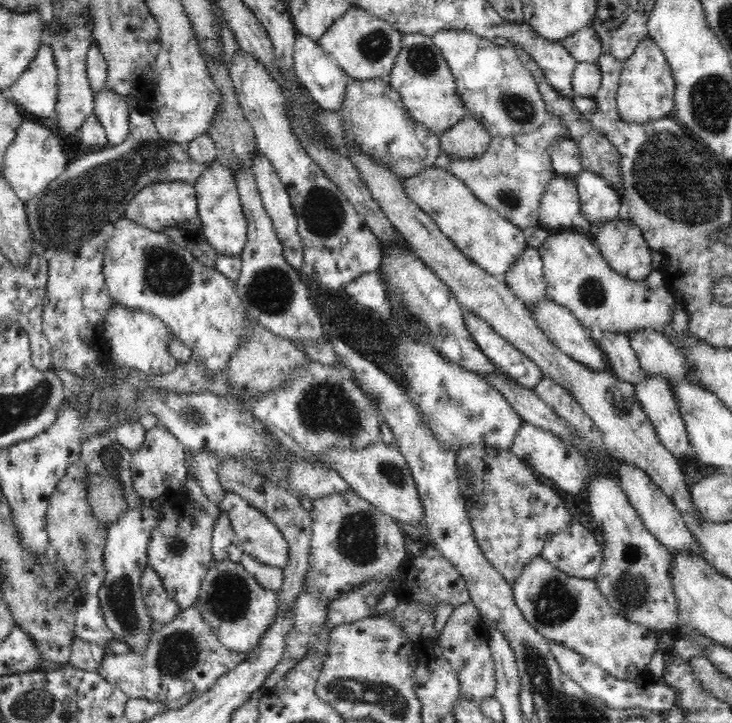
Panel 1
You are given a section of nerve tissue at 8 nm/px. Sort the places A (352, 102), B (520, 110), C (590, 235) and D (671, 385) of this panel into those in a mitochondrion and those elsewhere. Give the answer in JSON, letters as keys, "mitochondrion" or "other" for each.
{"A":"other","B":"mitochondrion","C":"other","D":"other"}

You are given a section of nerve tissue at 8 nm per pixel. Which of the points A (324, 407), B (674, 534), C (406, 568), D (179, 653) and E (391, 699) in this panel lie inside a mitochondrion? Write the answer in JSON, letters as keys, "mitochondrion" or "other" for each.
{"A":"mitochondrion","B":"other","C":"other","D":"mitochondrion","E":"mitochondrion"}

